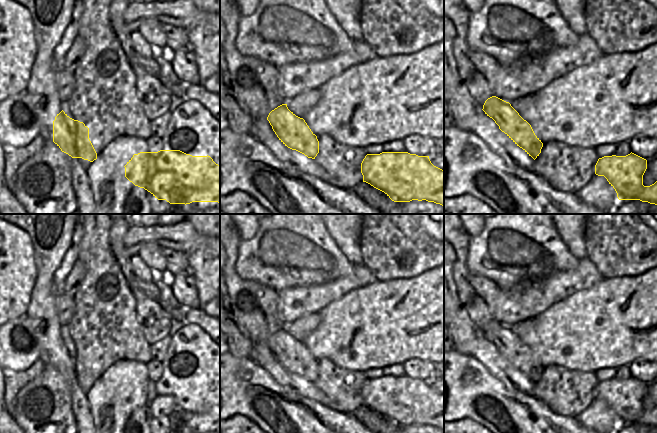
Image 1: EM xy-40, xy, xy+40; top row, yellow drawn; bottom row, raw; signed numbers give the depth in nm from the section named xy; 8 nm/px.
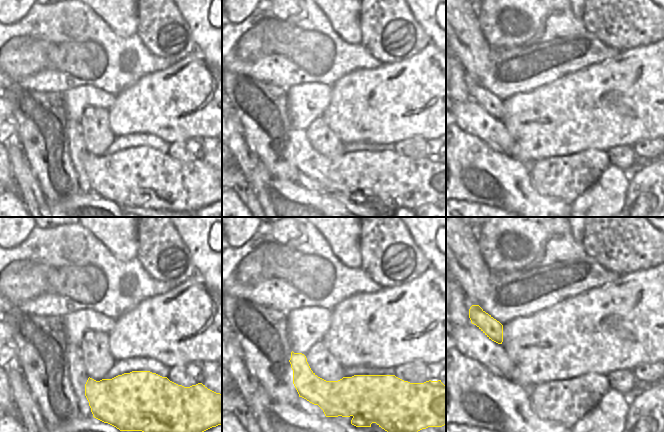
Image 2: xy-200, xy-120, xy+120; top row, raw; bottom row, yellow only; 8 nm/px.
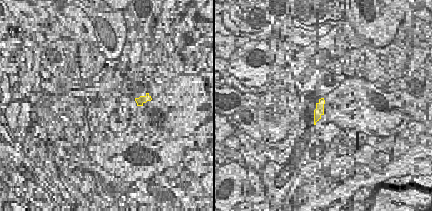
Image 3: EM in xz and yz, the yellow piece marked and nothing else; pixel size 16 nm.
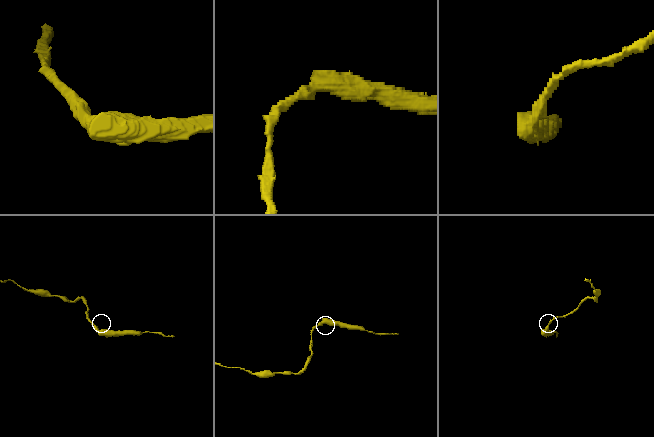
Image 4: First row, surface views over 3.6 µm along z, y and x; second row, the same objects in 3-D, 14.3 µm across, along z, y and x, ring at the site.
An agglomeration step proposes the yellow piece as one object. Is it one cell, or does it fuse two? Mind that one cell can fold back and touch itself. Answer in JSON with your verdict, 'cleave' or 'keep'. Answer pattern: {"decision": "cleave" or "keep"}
{"decision": "cleave"}

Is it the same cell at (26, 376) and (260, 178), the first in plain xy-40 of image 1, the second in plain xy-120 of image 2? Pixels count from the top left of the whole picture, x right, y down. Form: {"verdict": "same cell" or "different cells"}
{"verdict": "same cell"}

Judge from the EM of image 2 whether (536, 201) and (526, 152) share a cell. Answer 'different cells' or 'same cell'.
different cells

